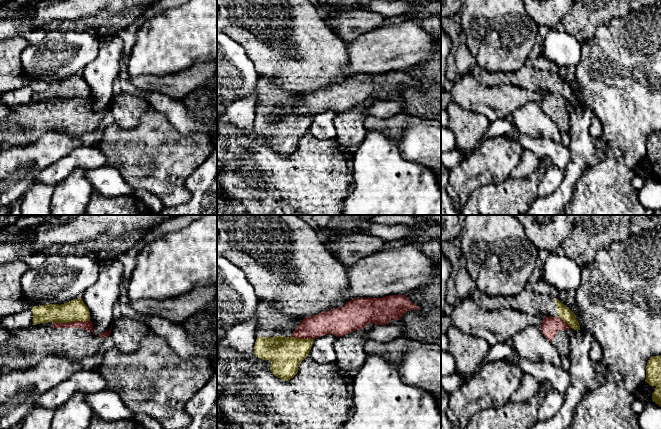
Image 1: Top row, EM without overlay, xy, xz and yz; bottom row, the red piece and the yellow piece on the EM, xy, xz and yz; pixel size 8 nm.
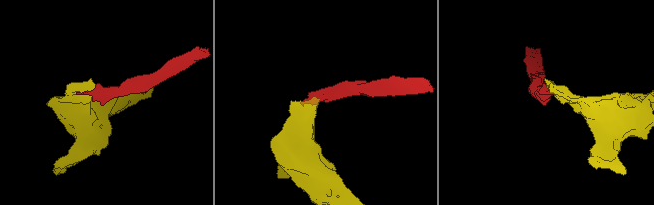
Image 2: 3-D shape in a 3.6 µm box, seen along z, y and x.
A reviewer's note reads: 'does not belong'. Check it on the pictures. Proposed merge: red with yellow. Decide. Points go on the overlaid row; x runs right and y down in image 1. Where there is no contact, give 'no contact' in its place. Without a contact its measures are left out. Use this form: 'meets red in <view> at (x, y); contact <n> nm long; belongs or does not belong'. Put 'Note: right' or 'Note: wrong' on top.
Note: right
meets red in xy at (71, 322); contact 300 nm long; does not belong

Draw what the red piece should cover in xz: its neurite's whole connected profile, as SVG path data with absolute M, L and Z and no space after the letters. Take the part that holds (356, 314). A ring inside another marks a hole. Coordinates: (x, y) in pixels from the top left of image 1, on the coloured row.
M405 295L356 298L342 307L305 317L290 337L315 339L327 334L340 337L363 329L369 323L389 324L391 319L400 320L405 312L417 309L419 307Z

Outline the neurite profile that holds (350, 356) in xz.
M369 323L363 329L337 337L334 343L335 365L339 371L345 372L349 378L357 374L368 356L363 348L367 341L363 335L374 326L374 323Z

